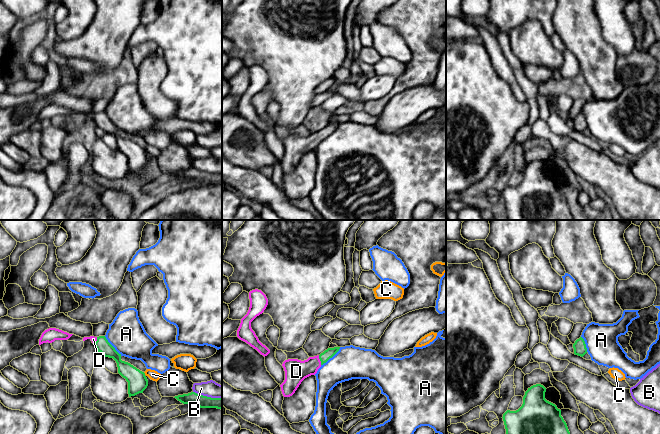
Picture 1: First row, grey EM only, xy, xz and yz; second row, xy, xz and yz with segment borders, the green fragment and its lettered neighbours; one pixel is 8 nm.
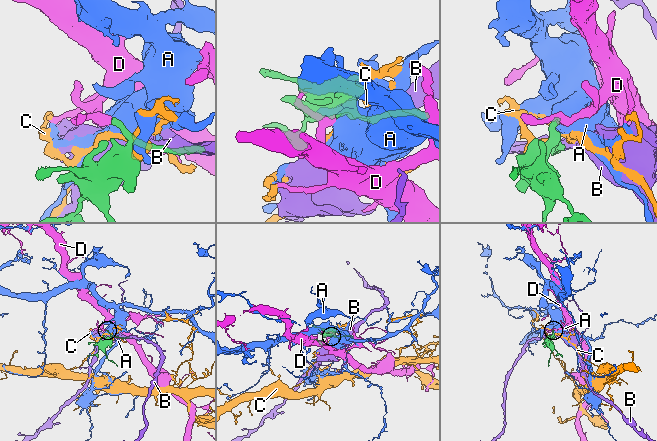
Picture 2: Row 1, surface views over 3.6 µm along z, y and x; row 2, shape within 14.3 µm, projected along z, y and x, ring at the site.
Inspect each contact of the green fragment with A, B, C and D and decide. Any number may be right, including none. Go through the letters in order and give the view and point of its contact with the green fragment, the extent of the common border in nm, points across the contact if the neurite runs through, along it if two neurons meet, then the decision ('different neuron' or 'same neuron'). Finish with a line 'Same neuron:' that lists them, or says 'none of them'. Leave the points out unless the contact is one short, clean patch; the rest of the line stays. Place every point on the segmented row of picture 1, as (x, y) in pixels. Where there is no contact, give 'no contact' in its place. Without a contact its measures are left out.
A: xz (331, 357) | 220 nm | along xz (340, 347), (321, 365) | different neuron
B: xy (206, 396) | 240 nm | different neuron
C: xy (144, 373) | 30 nm | different neuron
D: xz (320, 360) | 80 nm | across xz (330, 352), (320, 360), (309, 367), (296, 371) | same neuron
Same neuron: D

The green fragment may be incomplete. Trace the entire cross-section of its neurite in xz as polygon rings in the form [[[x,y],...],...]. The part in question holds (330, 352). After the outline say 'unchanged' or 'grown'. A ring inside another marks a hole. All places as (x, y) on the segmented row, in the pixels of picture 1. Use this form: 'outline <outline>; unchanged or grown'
outline [[[340,347],[328,348],[320,355],[309,357],[307,360],[301,361],[298,359],[288,359],[282,364],[285,371],[285,380],[280,385],[284,397],[292,396],[301,382],[315,375],[318,369],[332,358]]]; grown

